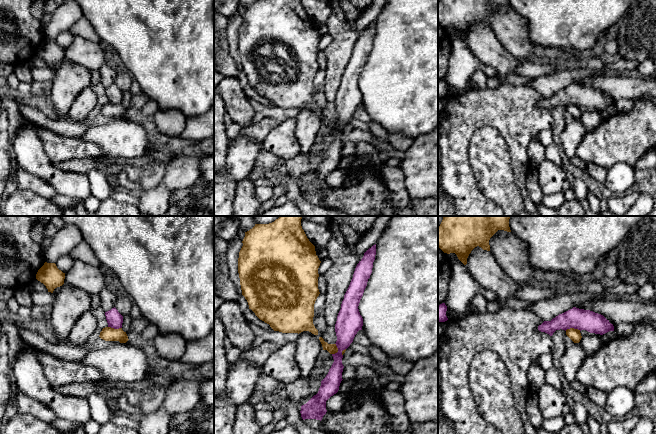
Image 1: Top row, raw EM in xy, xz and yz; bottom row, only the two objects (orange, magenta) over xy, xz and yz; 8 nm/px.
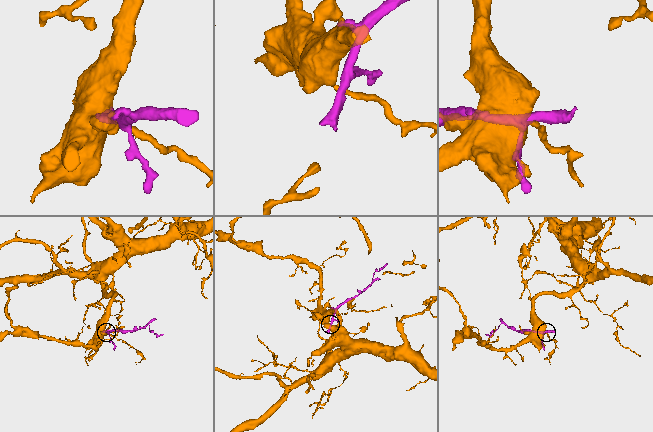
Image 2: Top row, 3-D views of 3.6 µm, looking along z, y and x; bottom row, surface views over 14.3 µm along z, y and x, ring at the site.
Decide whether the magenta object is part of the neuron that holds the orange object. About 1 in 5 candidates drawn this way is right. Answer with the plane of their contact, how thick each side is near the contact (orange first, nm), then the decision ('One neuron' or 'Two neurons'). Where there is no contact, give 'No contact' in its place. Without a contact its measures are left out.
Touches orange in yz. Thickness 100 nm (orange) against 170 nm. Two neurons

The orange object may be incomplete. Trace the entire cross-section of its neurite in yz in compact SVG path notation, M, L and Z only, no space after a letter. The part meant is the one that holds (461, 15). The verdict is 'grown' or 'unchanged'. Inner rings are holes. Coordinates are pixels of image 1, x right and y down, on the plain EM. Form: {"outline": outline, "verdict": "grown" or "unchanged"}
{"outline": "M440 0L438 23L444 29L455 29L466 41L475 23L490 27L489 16L498 6L511 8L509 0Z", "verdict": "unchanged"}

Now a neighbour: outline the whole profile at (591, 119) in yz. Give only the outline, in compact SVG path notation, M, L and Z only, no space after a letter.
M589 110L582 112L579 120L584 126L586 132L595 130L603 121L602 111L600 110Z

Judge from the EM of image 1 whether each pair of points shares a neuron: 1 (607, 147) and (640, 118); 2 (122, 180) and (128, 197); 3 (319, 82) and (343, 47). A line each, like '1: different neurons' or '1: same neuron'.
1: same neuron
2: different neurons
3: different neurons

